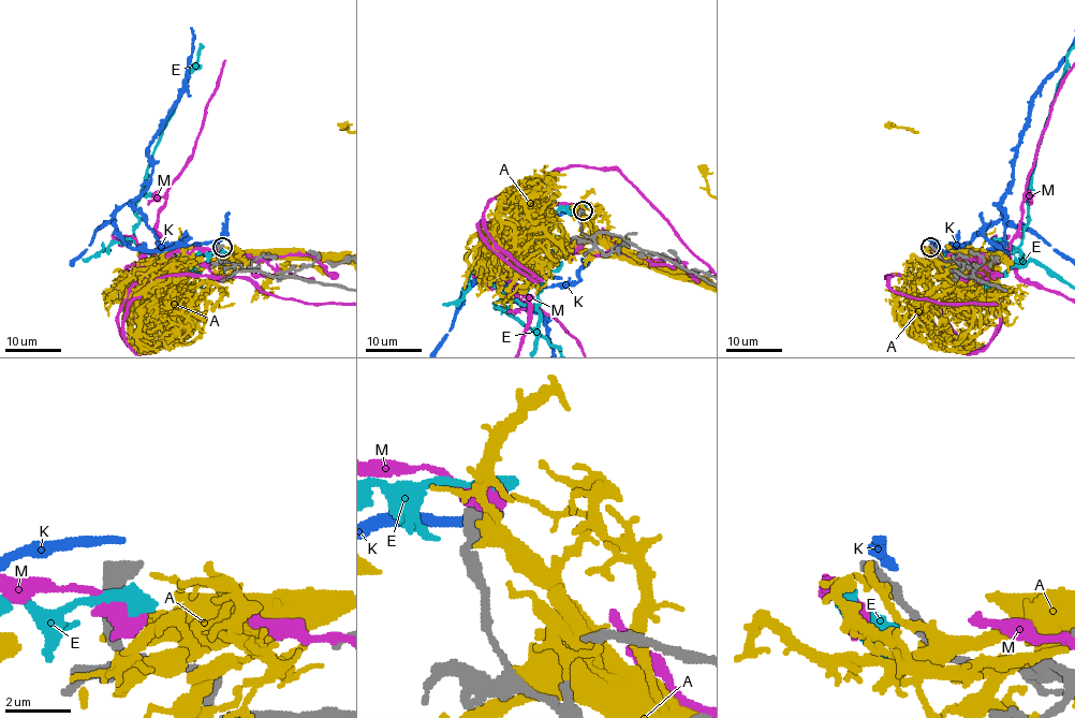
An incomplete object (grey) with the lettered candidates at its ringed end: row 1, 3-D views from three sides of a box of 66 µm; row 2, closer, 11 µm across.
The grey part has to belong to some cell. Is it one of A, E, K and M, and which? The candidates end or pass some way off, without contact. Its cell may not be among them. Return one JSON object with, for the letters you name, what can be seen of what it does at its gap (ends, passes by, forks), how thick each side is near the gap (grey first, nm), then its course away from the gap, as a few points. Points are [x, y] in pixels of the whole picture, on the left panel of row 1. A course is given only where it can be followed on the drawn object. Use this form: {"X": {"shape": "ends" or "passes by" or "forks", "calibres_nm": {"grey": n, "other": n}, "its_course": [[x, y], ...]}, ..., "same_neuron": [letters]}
{"E": {"shape": "ends", "calibres_nm": {"grey": 500, "other": 600}}, "same_neuron": ["E"]}

